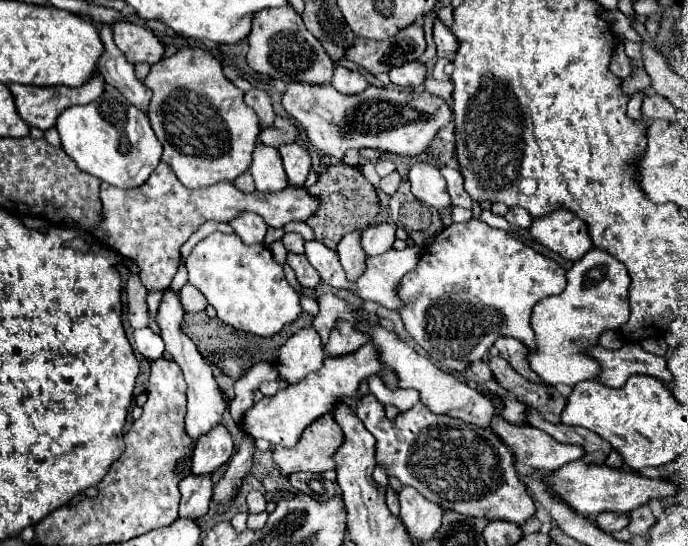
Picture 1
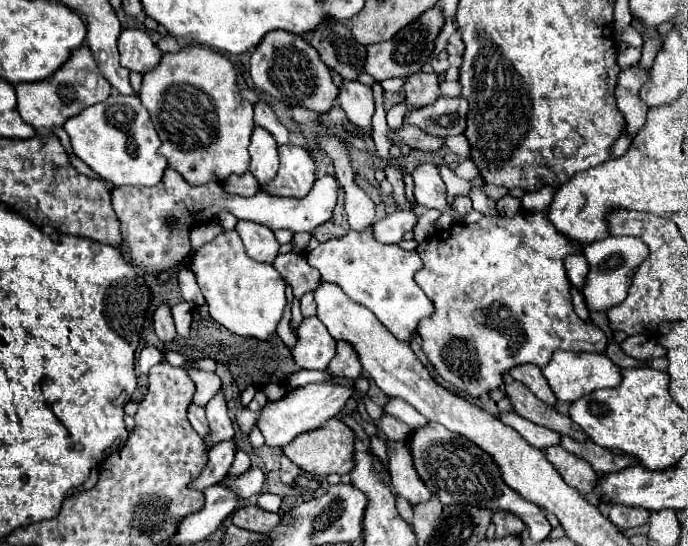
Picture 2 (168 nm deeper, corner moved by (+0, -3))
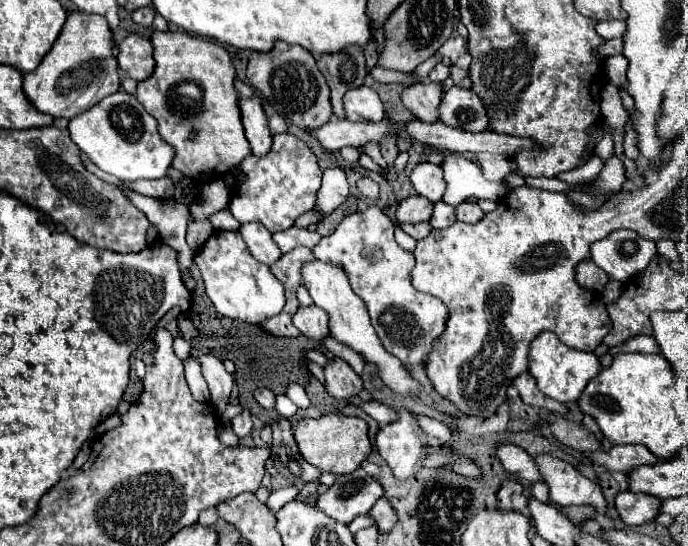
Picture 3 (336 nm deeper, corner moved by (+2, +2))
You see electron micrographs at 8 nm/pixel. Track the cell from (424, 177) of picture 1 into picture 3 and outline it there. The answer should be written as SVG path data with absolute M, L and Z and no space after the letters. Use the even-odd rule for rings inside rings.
M420 162L410 174L410 182L420 196L426 196L432 202L438 202L446 188L446 182L442 178L442 166L430 162Z

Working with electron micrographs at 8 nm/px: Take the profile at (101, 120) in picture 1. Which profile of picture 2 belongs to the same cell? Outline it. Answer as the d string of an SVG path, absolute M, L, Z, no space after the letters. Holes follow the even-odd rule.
M112 93L104 103L96 103L74 119L68 119L64 129L70 135L74 153L104 181L112 185L152 187L162 179L166 159L158 155L160 139L140 99Z

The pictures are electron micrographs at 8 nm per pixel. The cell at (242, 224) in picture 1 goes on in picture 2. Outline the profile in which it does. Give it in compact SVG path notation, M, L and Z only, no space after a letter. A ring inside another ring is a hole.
M238 221L236 231L244 241L246 253L256 261L272 263L278 255L278 241L274 233L256 221Z

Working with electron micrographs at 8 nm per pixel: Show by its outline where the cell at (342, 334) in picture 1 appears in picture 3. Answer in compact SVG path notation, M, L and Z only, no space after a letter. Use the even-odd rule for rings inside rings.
M332 358L324 368L326 374L326 392L336 400L346 400L358 396L358 390L364 390L362 378L340 358Z

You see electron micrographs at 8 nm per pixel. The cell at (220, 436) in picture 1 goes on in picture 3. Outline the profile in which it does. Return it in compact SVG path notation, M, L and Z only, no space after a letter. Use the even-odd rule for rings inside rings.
M204 354L198 358L200 366L202 366L202 376L210 386L210 402L216 408L218 414L222 414L230 402L230 390L232 390L232 374L224 368L222 360L212 356L212 354Z

